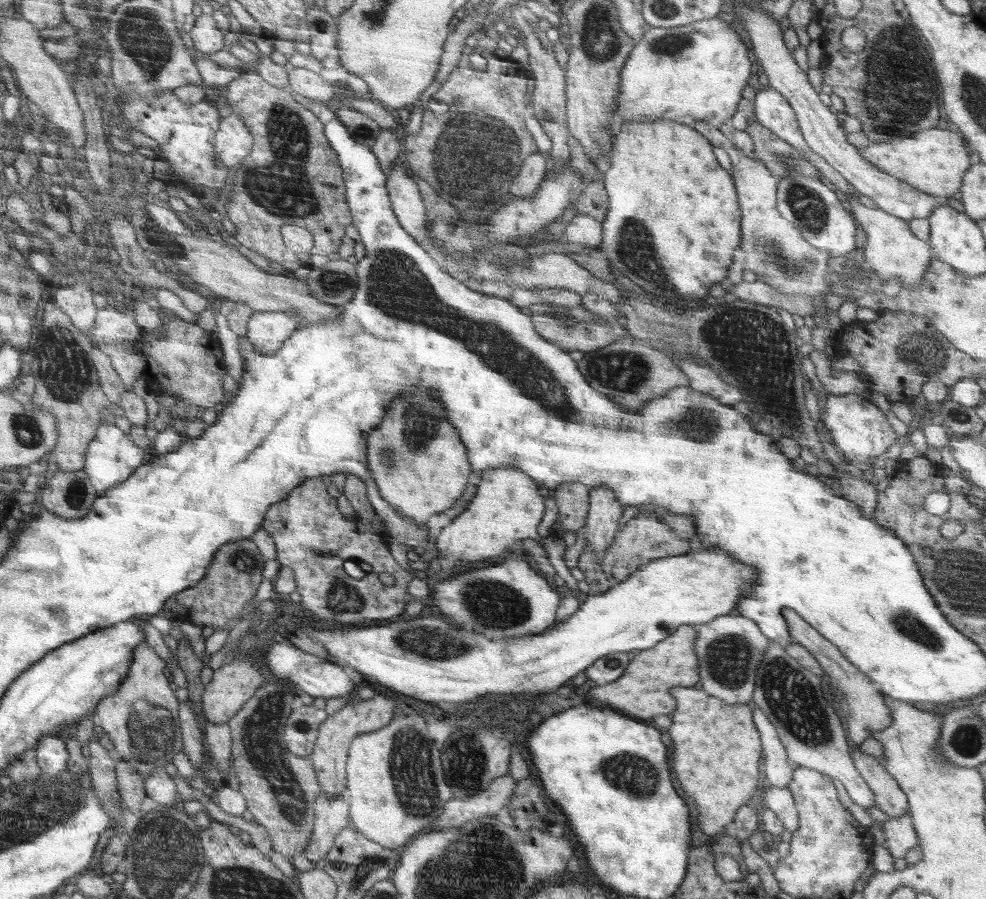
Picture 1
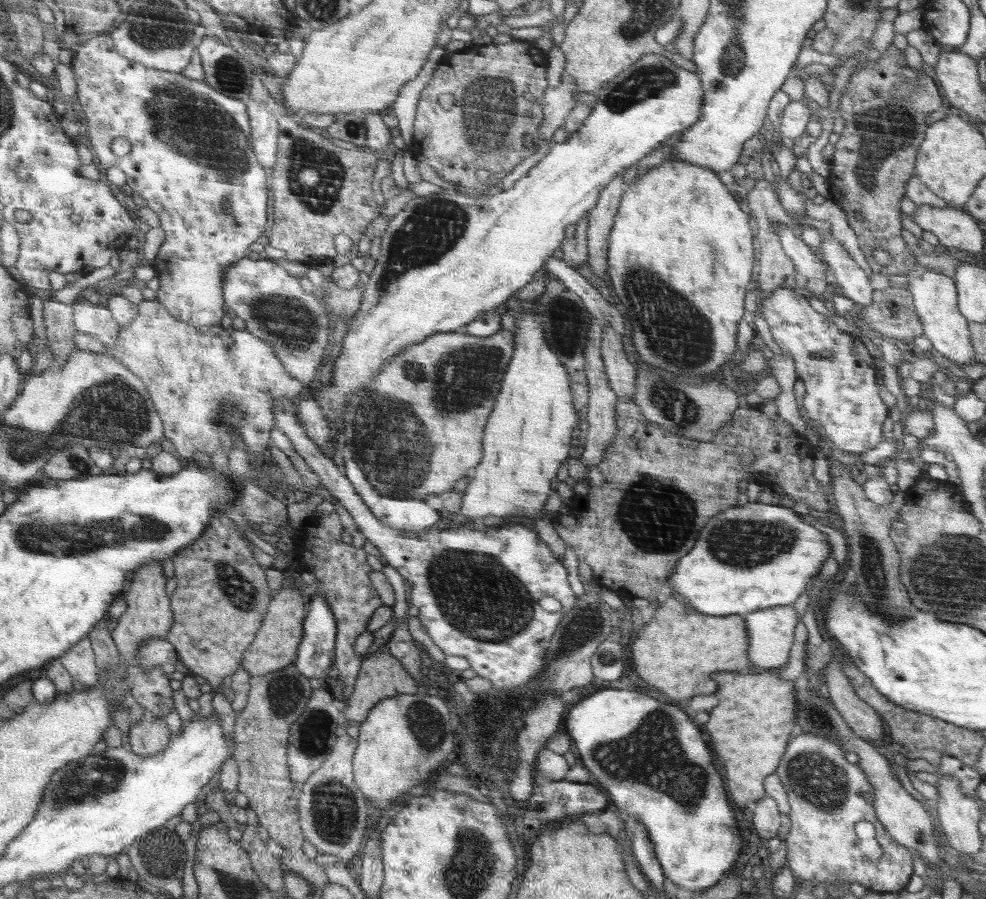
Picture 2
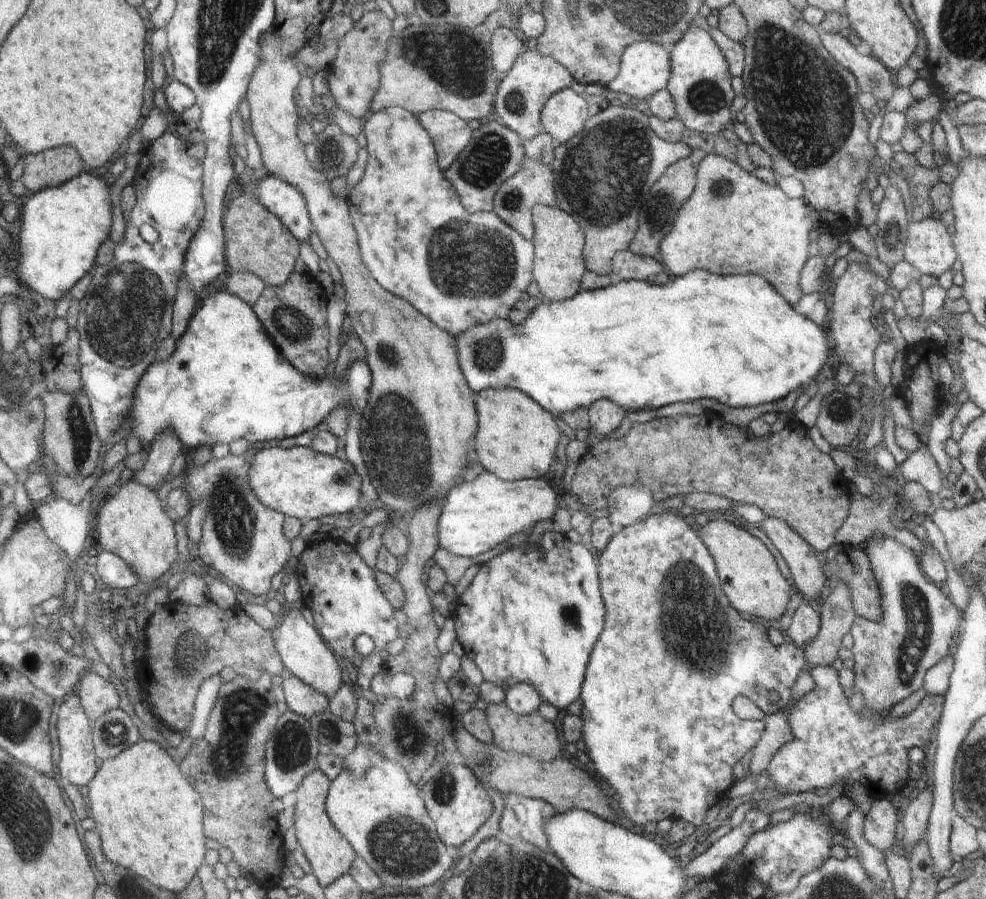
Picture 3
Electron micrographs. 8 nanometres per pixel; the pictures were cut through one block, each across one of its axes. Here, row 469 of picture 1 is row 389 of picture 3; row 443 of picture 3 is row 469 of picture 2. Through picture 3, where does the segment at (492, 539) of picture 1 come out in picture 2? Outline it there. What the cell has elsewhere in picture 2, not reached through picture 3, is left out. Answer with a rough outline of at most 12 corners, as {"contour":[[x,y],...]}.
{"contour":[[524,312],[460,514],[542,518],[576,412]]}

